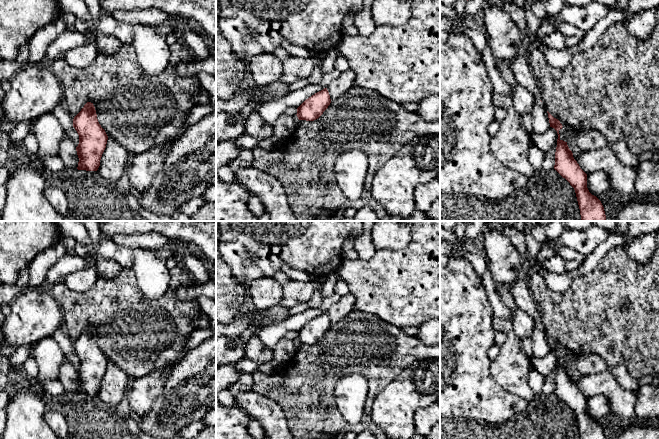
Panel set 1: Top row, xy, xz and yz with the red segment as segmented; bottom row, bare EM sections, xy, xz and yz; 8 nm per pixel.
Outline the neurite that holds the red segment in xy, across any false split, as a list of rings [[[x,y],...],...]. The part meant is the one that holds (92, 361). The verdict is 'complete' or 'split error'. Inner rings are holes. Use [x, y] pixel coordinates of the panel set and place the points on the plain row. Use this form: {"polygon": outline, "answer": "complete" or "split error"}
{"polygon": [[[87,326],[73,343],[73,351],[79,359],[76,371],[78,394],[97,395],[108,360],[98,346],[93,327]]], "answer": "complete"}

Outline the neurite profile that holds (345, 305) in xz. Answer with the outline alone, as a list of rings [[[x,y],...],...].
[[[352,293],[341,296],[339,301],[333,304],[327,314],[331,325],[338,323],[354,310],[355,296]]]

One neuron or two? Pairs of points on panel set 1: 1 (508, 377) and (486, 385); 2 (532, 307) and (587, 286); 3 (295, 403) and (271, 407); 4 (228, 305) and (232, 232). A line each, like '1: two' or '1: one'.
1: two
2: two
3: two
4: two

